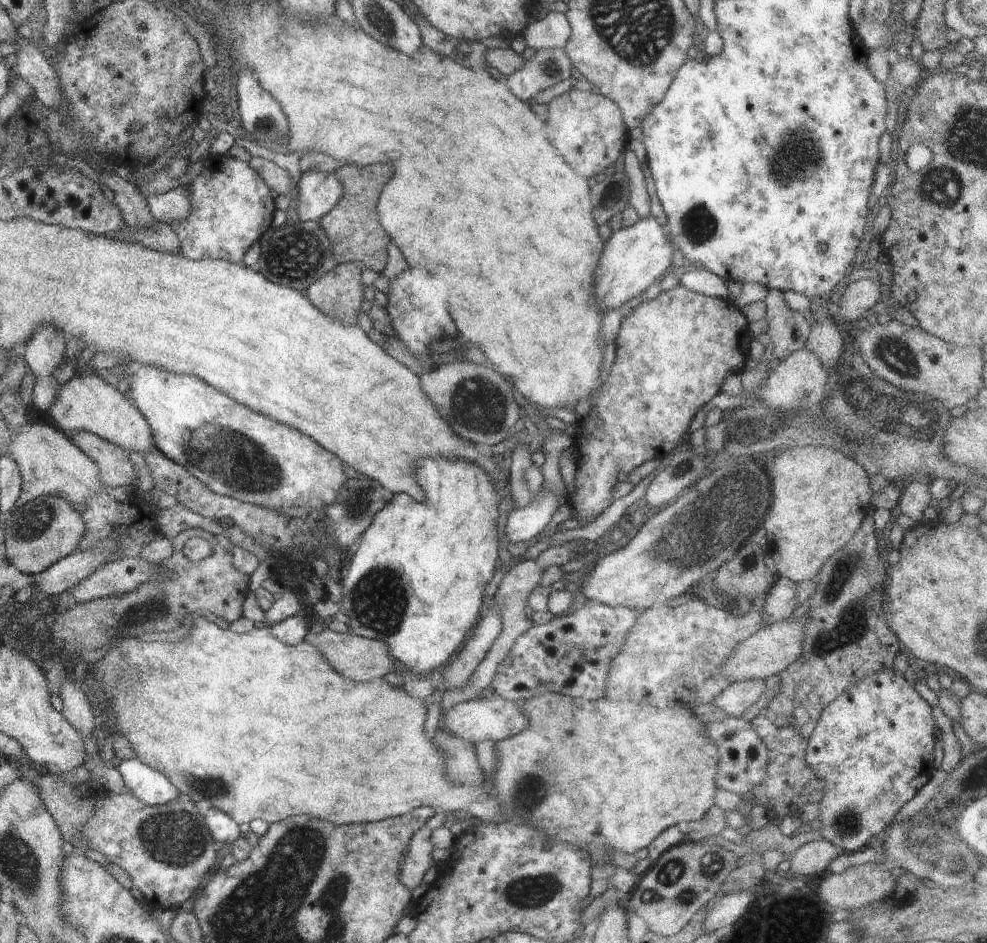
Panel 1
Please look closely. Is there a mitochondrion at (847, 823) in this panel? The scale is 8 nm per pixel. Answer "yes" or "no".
yes

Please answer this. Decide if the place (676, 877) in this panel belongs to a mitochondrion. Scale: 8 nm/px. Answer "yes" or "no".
yes

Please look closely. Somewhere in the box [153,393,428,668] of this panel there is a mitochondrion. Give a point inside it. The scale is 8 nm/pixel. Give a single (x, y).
(242, 465)

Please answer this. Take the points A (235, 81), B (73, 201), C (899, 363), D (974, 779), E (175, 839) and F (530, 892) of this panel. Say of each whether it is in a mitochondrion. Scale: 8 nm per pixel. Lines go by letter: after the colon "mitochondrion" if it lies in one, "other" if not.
A: other
B: other
C: mitochondrion
D: other
E: mitochondrion
F: mitochondrion

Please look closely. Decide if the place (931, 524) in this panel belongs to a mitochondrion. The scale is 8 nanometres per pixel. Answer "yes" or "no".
no

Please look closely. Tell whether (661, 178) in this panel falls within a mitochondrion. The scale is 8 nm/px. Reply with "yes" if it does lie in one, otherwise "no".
no

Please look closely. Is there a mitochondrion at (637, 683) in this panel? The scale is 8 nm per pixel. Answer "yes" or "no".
yes

